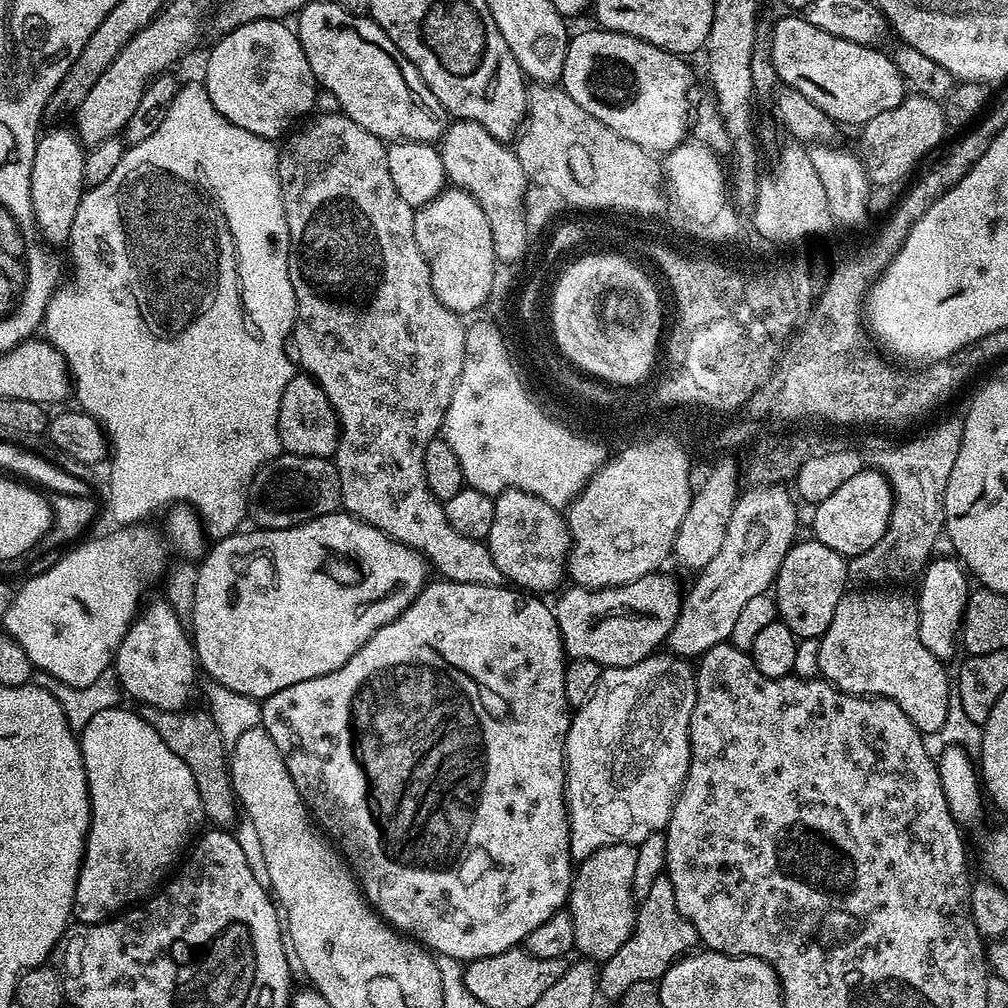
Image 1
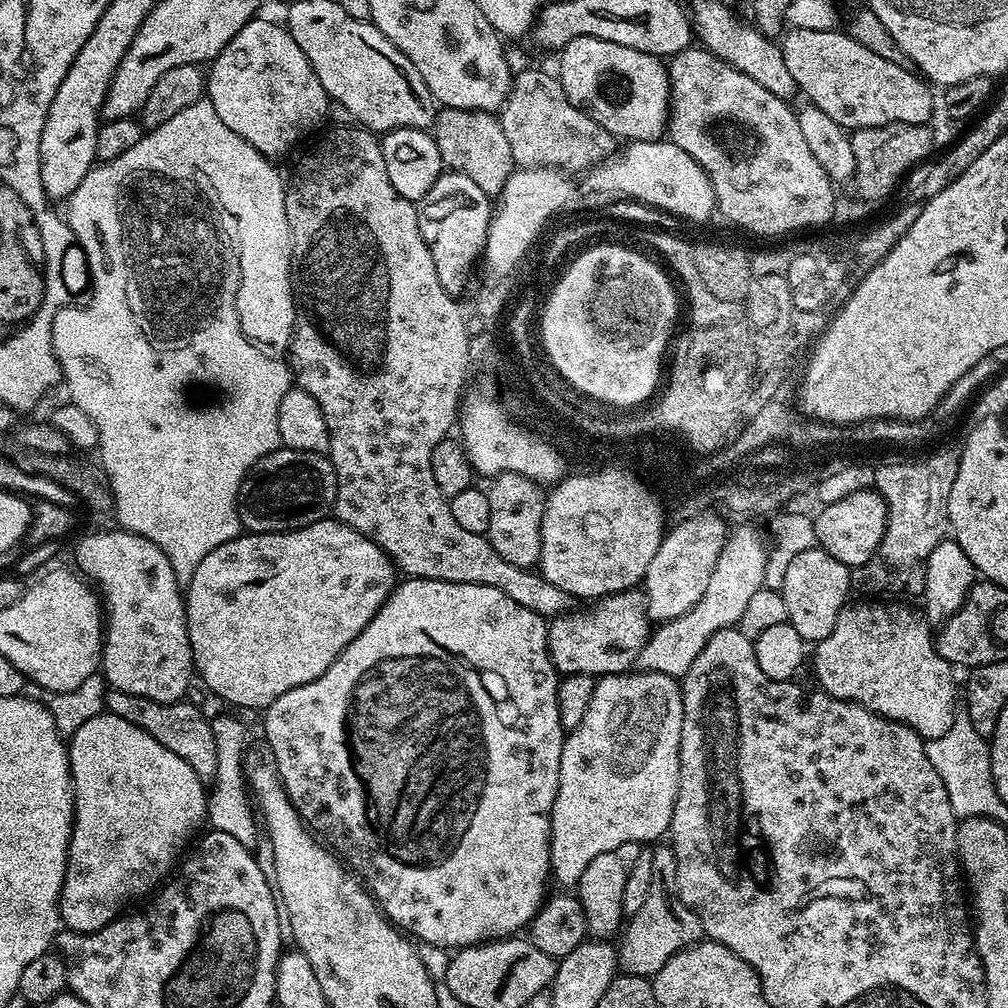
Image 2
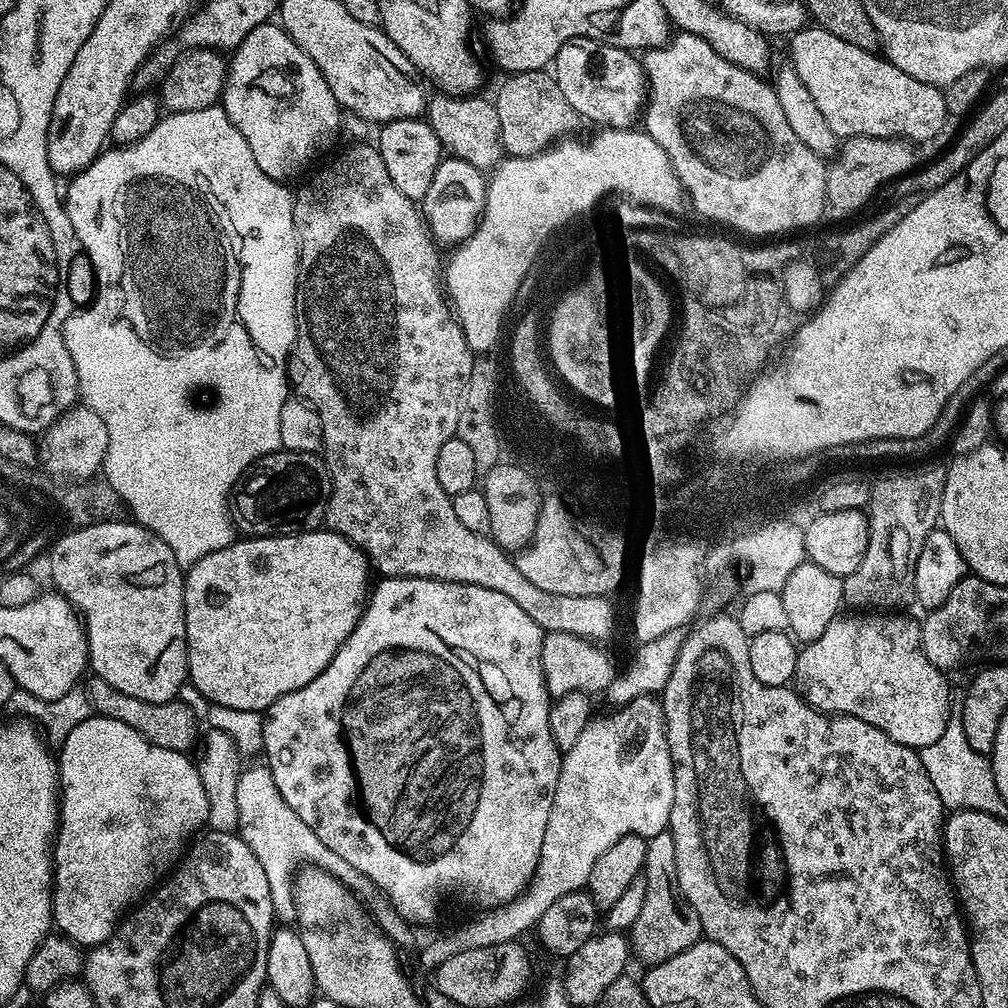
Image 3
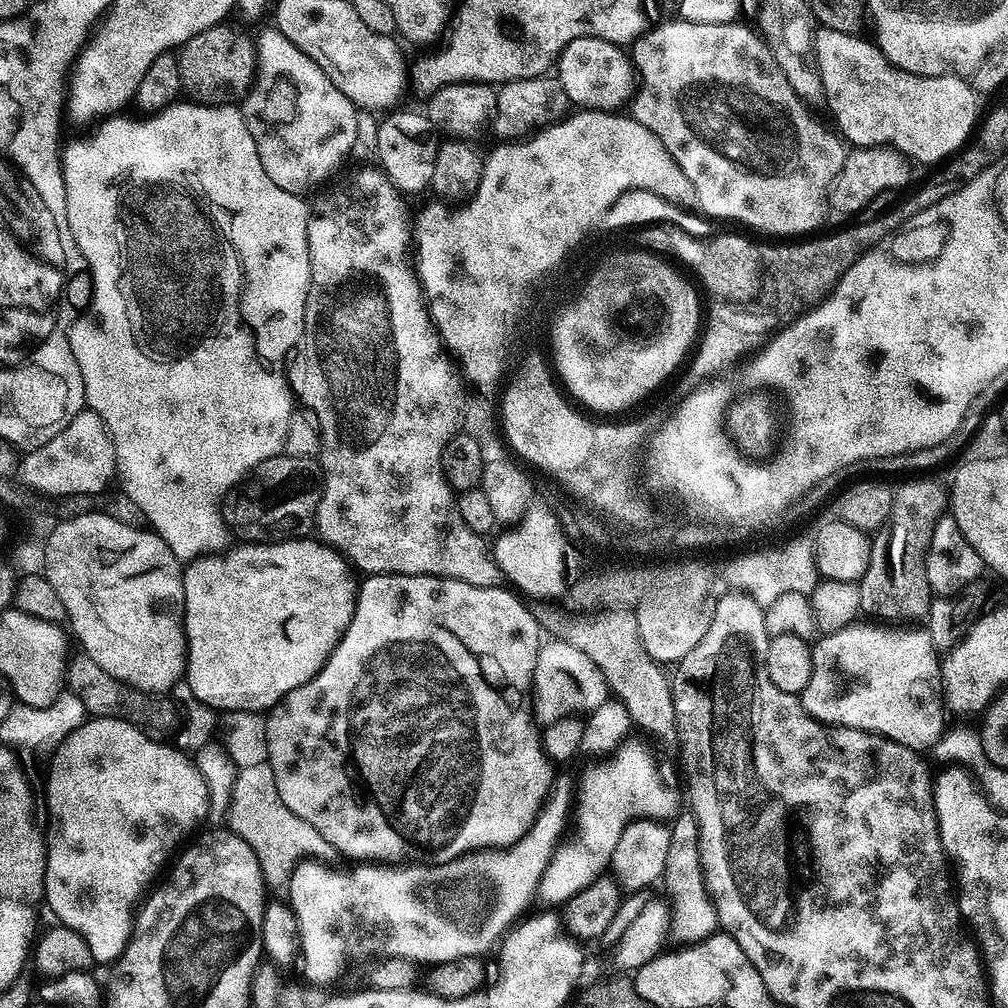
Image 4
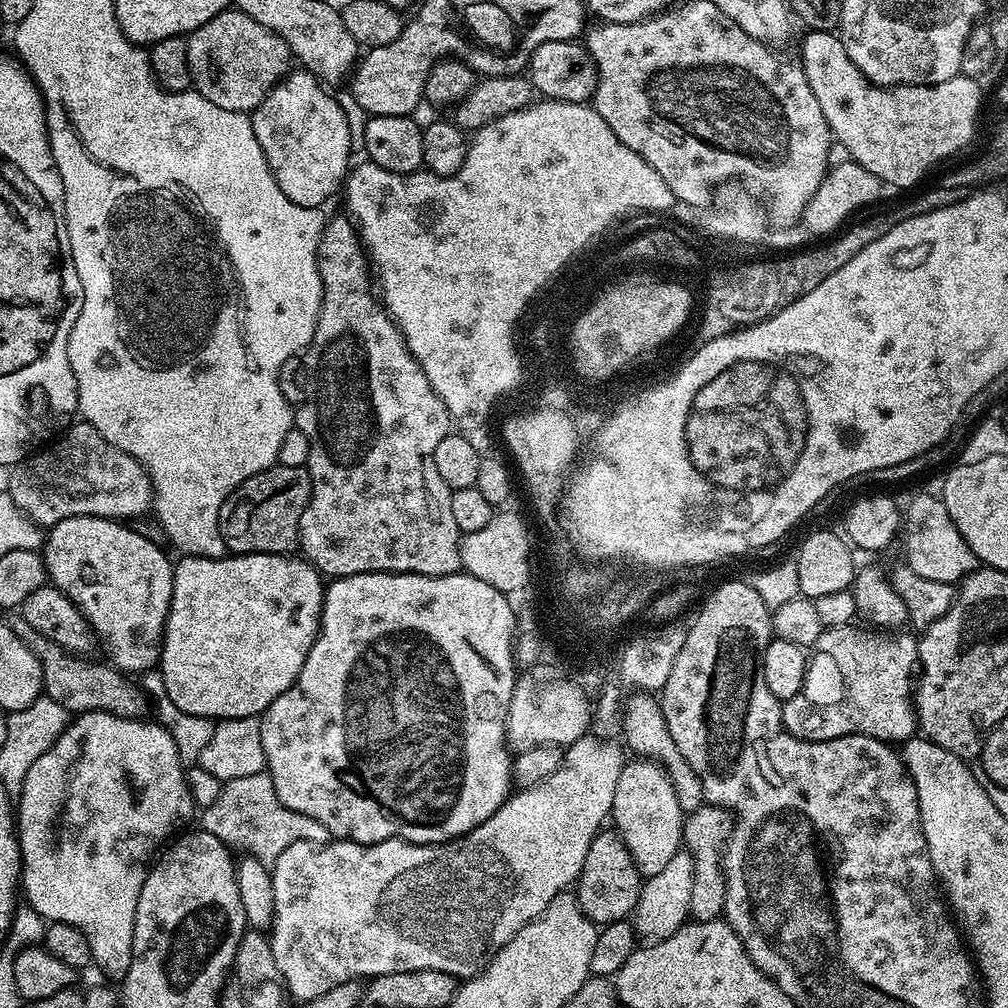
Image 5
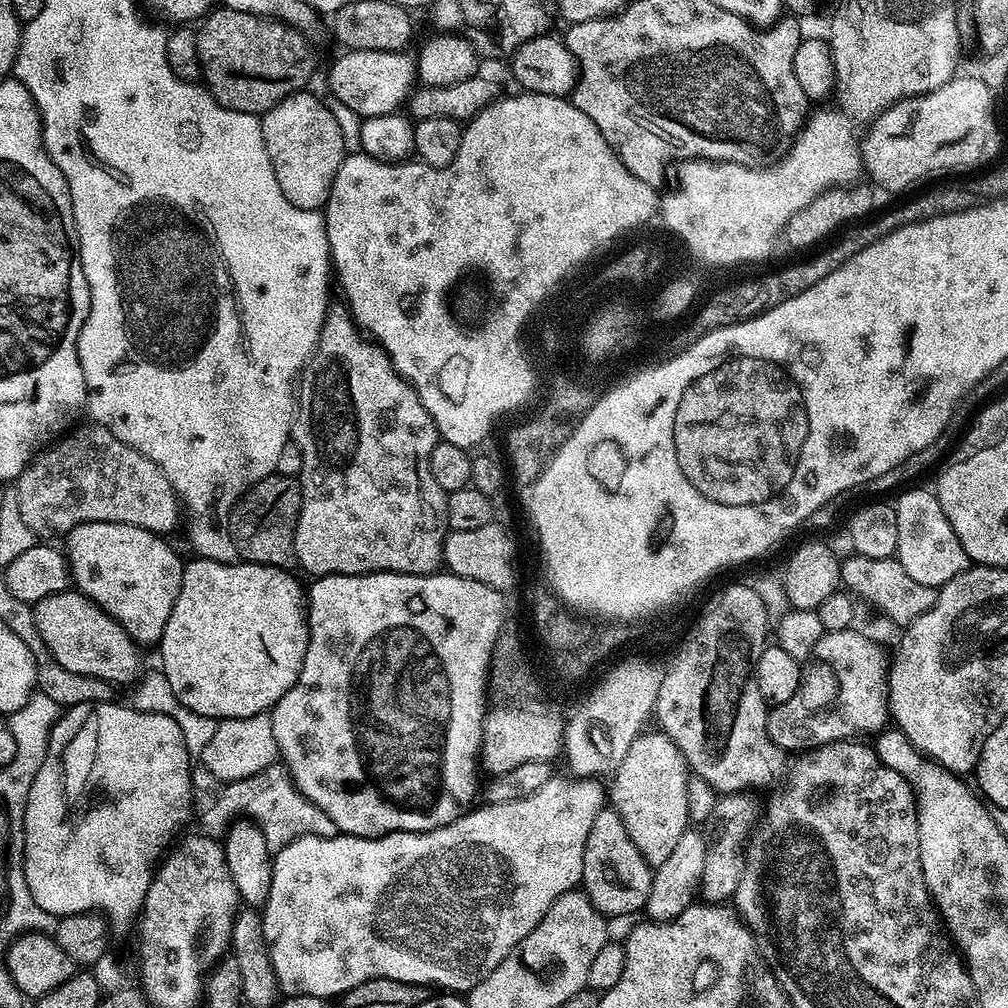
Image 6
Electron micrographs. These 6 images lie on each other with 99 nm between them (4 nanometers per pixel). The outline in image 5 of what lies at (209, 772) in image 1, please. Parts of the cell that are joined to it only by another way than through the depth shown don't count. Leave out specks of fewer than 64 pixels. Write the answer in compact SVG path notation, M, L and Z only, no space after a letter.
M22 614L13 616L16 617L11 617L10 623L14 634L18 634L21 642L32 651L34 658L38 658L40 663L44 683L43 695L54 698L54 702L66 706L72 714L105 712L131 720L143 720L149 715L150 697L135 679L129 678L111 663L95 664L92 658L65 652L64 648L55 644L49 636L34 630Z

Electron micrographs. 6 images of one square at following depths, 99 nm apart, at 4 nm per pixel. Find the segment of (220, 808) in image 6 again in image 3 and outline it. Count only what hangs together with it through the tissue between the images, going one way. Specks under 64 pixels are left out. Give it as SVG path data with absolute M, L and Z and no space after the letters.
M256 763L260 764L254 765L253 768L245 767L238 778L238 835L246 842L246 846L250 846L250 850L254 850L254 858L258 858L258 862L262 862L262 870L266 870L266 882L270 882L273 917L280 922L296 920L294 877L301 866L320 868L322 871L330 873L357 897L365 898L364 896L377 895L376 885L370 878L366 878L366 874L362 874L362 870L354 870L354 866L350 866L350 862L346 862L346 858L334 854L334 850L330 850L330 846L326 846L326 842L322 842L318 838L318 834L314 834L314 830L310 830L310 826L306 826L306 822L302 822L302 818L298 818L298 814L294 814L294 810L290 810L290 806L286 806L286 798L282 798L282 794L278 794L278 786L274 786L274 774L268 769L267 763Z

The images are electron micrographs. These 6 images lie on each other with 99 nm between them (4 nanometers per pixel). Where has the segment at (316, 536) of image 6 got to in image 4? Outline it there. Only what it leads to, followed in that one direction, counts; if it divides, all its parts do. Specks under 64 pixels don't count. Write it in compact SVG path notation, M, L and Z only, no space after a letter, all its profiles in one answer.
M373 166L373 168L364 168L361 172L356 172L352 176L352 180L348 180L345 184L340 184L337 188L332 188L329 192L321 191L317 198L317 208L311 209L308 217L308 253L310 254L310 286L308 287L308 297L306 298L306 310L304 311L304 332L300 335L300 342L298 347L295 349L294 358L296 361L291 361L290 367L286 372L286 379L294 393L295 399L300 400L305 404L303 407L307 409L313 420L316 421L317 428L320 429L320 454L318 457L318 472L322 477L324 475L324 493L319 493L316 502L316 511L314 513L314 529L316 528L315 535L319 537L324 544L329 548L333 548L348 562L353 569L361 568L364 574L371 574L374 576L445 576L447 580L461 580L467 584L473 584L479 588L490 588L499 585L502 580L502 575L499 569L496 567L495 562L490 559L489 551L484 550L485 541L479 536L478 533L472 532L470 526L466 526L466 522L462 522L462 514L458 514L456 509L456 496L454 495L454 489L448 485L448 479L444 477L444 471L440 465L440 459L442 454L446 450L448 443L452 441L452 437L457 435L458 429L455 427L456 418L456 392L453 388L451 376L448 376L448 371L444 367L444 361L441 360L439 353L439 340L437 338L437 332L431 322L431 317L426 309L425 301L422 297L422 289L419 281L416 279L416 275L413 269L410 267L409 261L406 262L406 244L410 242L410 234L408 234L404 228L404 204L399 200L398 190L393 187L392 183L388 181L388 176L379 167Z

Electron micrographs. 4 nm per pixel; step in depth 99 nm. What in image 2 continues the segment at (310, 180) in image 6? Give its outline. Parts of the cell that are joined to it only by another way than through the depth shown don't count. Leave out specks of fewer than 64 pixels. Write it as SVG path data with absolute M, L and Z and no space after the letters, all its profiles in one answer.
M260 19L248 20L246 26L242 26L242 30L238 30L238 34L234 34L230 43L211 61L206 72L206 96L222 120L250 146L254 146L254 150L269 158L277 158L286 155L304 133L323 122L330 97L302 46L288 33L287 27L283 23Z

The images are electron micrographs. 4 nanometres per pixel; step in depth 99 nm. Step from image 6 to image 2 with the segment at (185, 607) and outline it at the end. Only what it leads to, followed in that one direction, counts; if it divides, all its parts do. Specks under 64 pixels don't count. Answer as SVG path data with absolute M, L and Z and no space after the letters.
M339 518L332 520L316 520L305 528L292 528L289 532L252 532L236 536L230 542L218 546L218 550L210 550L198 562L198 570L194 570L192 581L186 585L186 611L188 614L188 637L192 647L192 662L203 687L213 696L220 697L225 705L238 704L242 708L267 709L286 690L292 690L318 678L342 654L342 650L360 631L378 614L378 610L387 602L398 583L398 569L392 563L391 556L359 528L344 523Z

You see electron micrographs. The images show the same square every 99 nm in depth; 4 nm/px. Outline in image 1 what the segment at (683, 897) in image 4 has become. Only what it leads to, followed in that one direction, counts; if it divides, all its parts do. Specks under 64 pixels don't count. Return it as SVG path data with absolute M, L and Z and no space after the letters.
M667 879L656 880L654 886L650 886L650 894L646 894L646 898L639 901L632 936L622 946L622 950L618 950L618 954L614 954L599 965L599 995L603 999L605 996L609 1002L615 1002L625 990L638 982L659 981L671 964L676 963L689 950L695 949L697 944L698 937L694 926L677 911L674 892Z

